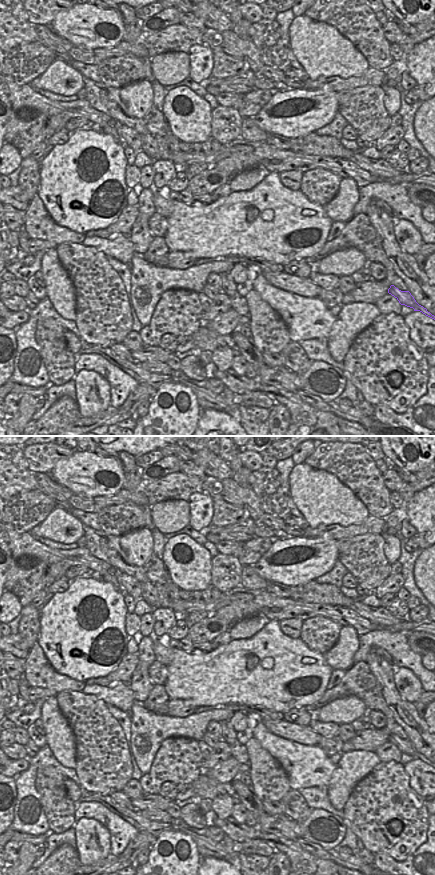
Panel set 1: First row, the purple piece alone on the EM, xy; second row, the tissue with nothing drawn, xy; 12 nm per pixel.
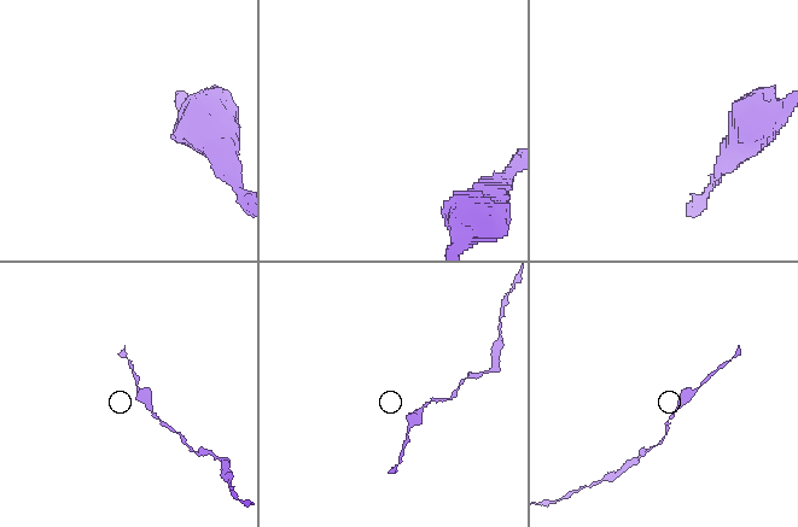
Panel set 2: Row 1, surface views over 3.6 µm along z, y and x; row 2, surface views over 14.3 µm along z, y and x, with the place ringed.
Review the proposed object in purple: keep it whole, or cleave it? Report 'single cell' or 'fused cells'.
single cell

